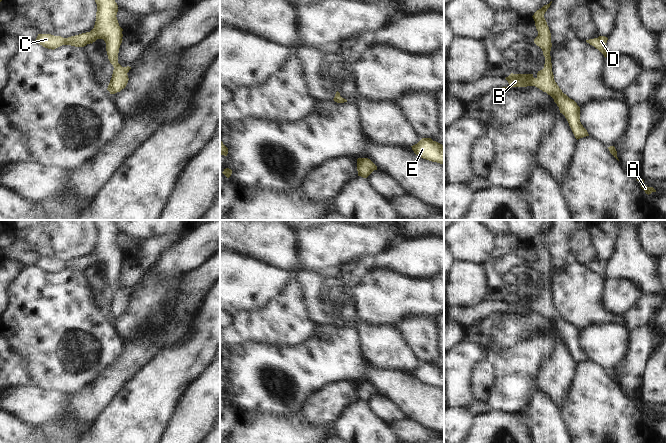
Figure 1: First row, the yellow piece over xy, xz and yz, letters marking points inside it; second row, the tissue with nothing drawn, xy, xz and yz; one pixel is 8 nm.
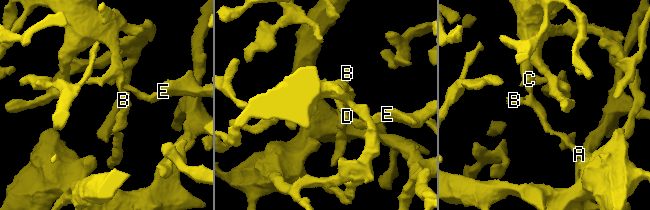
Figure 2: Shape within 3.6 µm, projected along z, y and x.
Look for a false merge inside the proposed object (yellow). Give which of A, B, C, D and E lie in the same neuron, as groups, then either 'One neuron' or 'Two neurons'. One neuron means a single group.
Groups: A B C D E. One neuron

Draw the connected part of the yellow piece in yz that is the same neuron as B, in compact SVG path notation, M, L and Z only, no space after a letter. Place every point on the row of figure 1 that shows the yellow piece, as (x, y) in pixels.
M552 1L549 4L544 5L532 16L535 21L536 29L538 31L538 36L534 39L534 43L543 51L543 55L545 57L544 68L538 71L536 78L533 77L533 74L511 73L508 77L505 78L508 81L509 85L507 87L502 87L502 89L535 86L543 92L546 92L554 99L554 102L559 107L560 113L565 116L575 138L578 140L580 138L589 136L587 130L580 122L580 107L574 100L570 99L566 94L562 92L562 90L555 82L552 72L552 63L550 56L552 47L551 33L544 18L544 14L550 7L551 3Z

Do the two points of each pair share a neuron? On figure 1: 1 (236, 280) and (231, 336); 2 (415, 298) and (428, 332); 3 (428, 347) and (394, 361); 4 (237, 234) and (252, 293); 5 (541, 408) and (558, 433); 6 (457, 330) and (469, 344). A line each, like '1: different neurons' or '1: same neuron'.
1: different neurons
2: different neurons
3: different neurons
4: different neurons
5: same neuron
6: different neurons

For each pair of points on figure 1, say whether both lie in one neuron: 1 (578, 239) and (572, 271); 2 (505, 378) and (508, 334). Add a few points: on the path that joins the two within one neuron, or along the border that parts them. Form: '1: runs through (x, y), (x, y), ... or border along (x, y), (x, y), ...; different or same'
1: border along (575, 233), (571, 239), (572, 252), (585, 265); different
2: border along (528, 337), (506, 349), (491, 351); different

